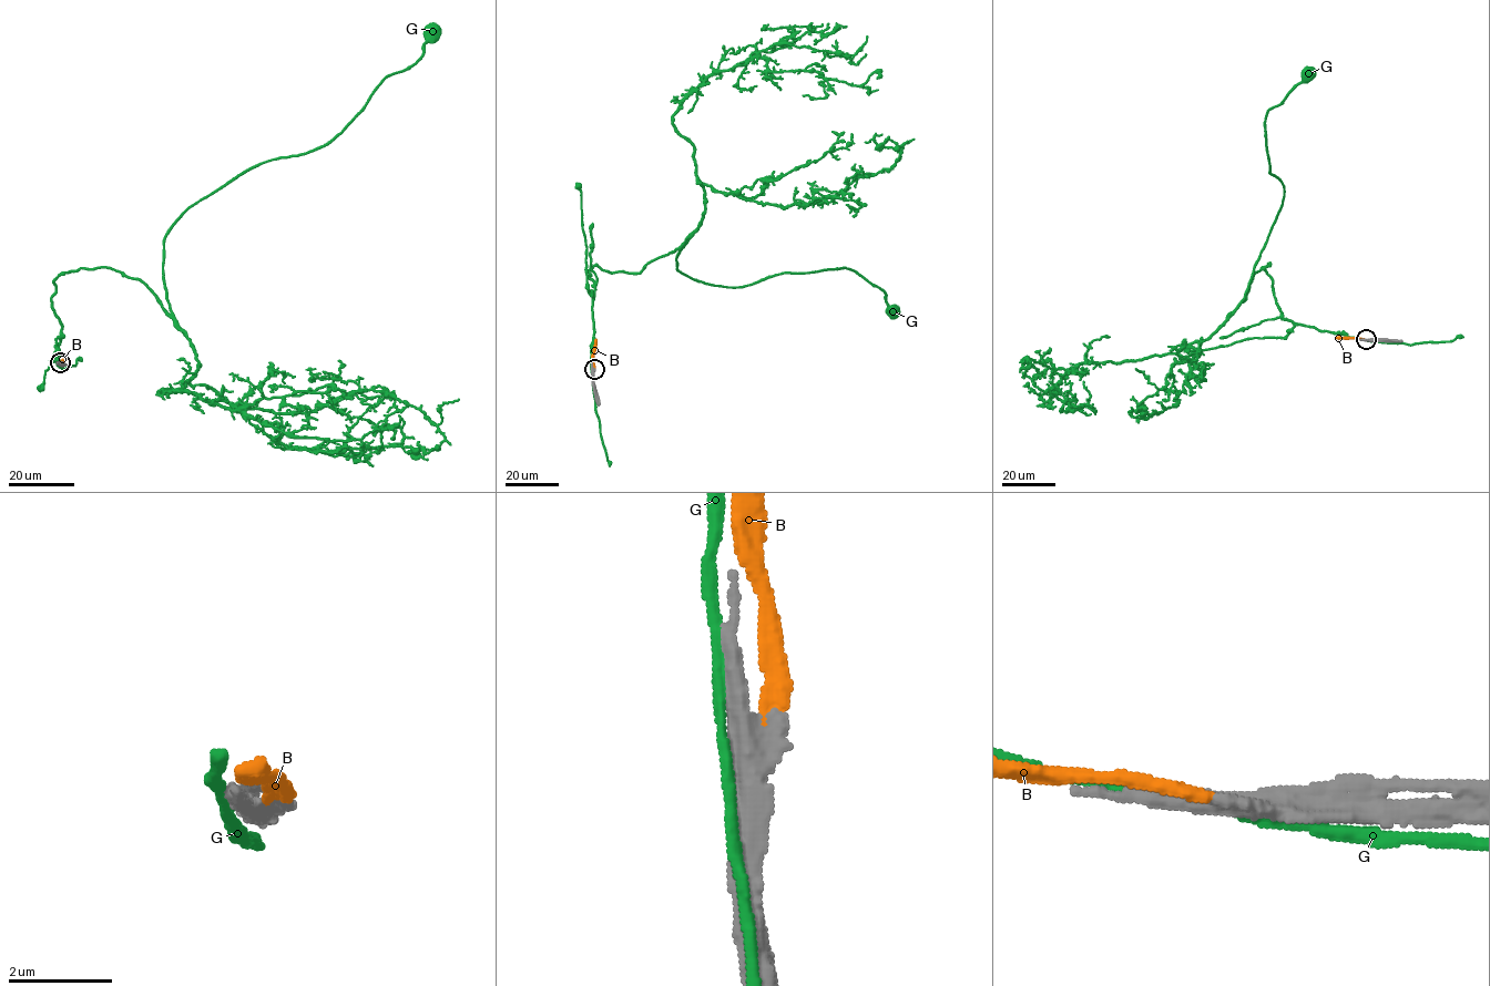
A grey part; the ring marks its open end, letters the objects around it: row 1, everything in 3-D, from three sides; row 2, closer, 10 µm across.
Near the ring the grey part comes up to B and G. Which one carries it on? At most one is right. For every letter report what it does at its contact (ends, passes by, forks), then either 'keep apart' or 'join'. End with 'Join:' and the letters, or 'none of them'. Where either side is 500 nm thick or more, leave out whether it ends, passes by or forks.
B: it ends | join
G: it passes by | keep apart
Join: B

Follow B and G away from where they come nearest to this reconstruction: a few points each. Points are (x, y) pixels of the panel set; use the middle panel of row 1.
B: (593, 369), (596, 339)
G: (591, 369), (589, 270), (640, 273), (683, 244), (677, 269), (694, 279), (742, 287), (847, 268), (893, 311)

